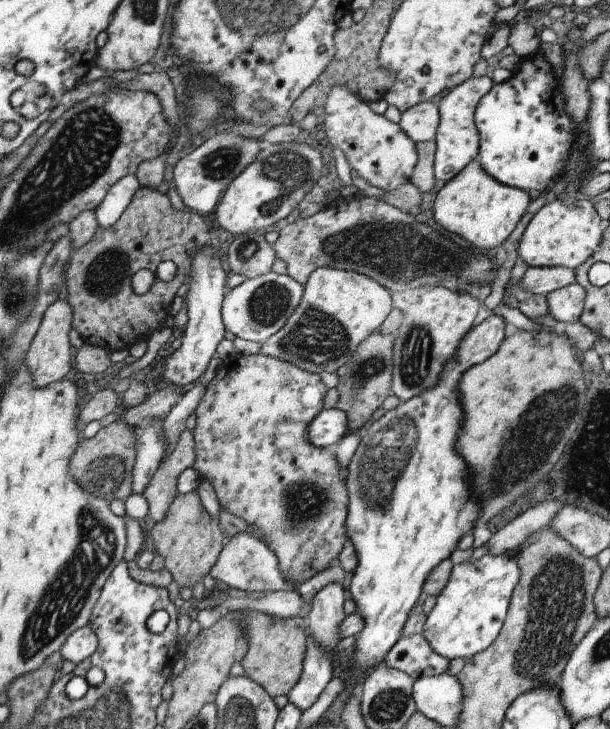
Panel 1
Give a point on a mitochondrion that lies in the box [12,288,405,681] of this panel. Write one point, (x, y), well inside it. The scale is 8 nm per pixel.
(94, 549)

